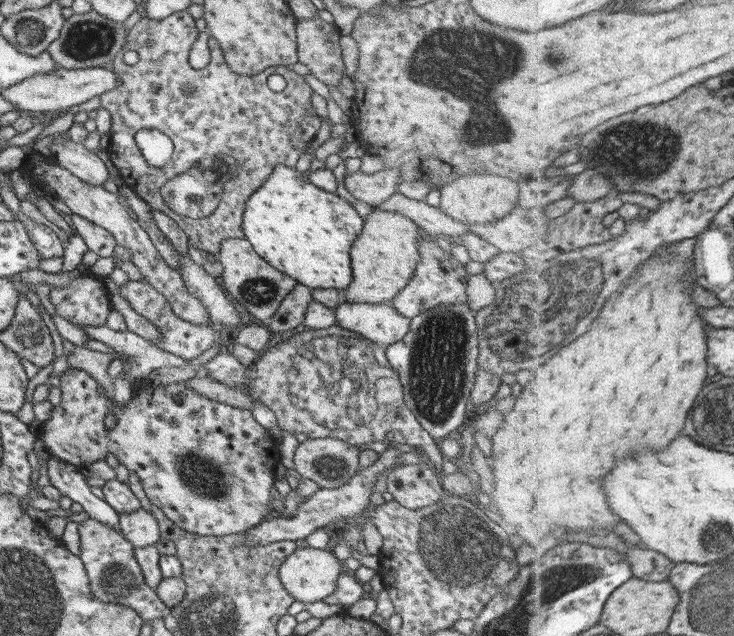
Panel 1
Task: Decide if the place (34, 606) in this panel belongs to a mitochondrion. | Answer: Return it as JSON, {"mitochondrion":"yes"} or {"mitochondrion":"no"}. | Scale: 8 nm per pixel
{"mitochondrion":"yes"}

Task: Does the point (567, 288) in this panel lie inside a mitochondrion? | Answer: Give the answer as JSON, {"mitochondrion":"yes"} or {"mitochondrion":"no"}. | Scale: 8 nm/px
{"mitochondrion":"yes"}

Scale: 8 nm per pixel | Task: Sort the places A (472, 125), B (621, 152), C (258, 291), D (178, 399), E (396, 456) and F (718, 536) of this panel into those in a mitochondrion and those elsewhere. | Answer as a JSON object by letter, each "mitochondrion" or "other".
{"A":"mitochondrion","B":"mitochondrion","C":"mitochondrion","D":"other","E":"other","F":"mitochondrion"}

